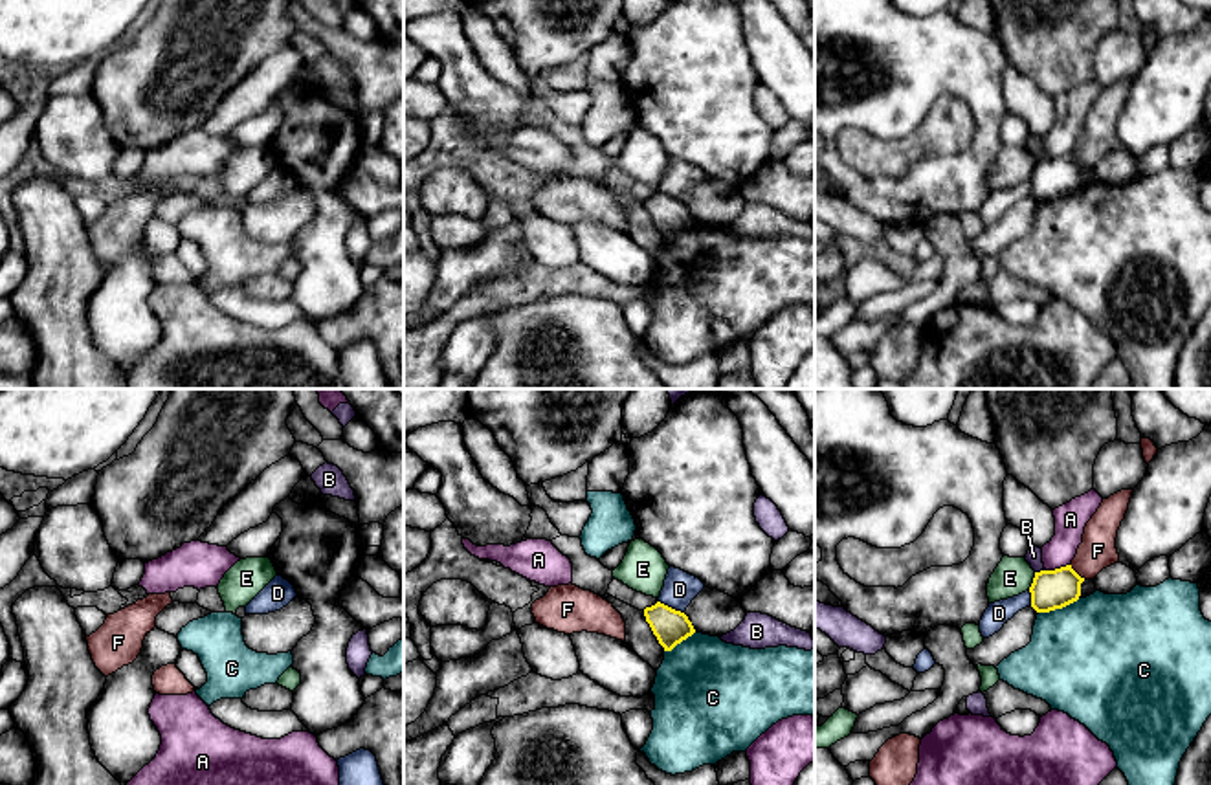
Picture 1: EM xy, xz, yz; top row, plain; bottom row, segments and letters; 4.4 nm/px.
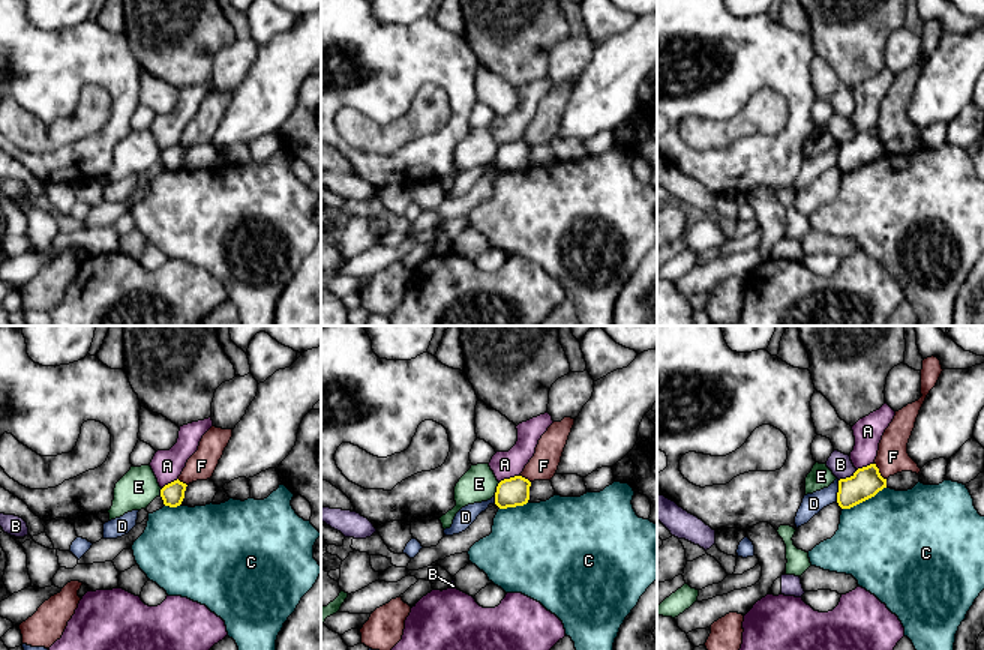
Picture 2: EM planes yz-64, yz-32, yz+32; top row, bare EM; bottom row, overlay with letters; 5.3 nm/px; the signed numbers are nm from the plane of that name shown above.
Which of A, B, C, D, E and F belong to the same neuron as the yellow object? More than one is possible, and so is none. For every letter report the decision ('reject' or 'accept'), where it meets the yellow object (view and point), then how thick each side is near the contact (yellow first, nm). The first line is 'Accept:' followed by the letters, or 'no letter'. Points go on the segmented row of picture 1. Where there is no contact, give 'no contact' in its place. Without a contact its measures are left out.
Accept: no letter
A: reject | yz (1057, 569) | 180/140 nm
B: reject | yz (1041, 571) | 180/70 nm
C: reject | yz (1059, 608) | 180/480 nm
D: reject | xz (670, 608) | 150/150 nm
E: reject | yz (1033, 582) | 180/160 nm
F: reject | yz (1076, 573) | 180/160 nm

